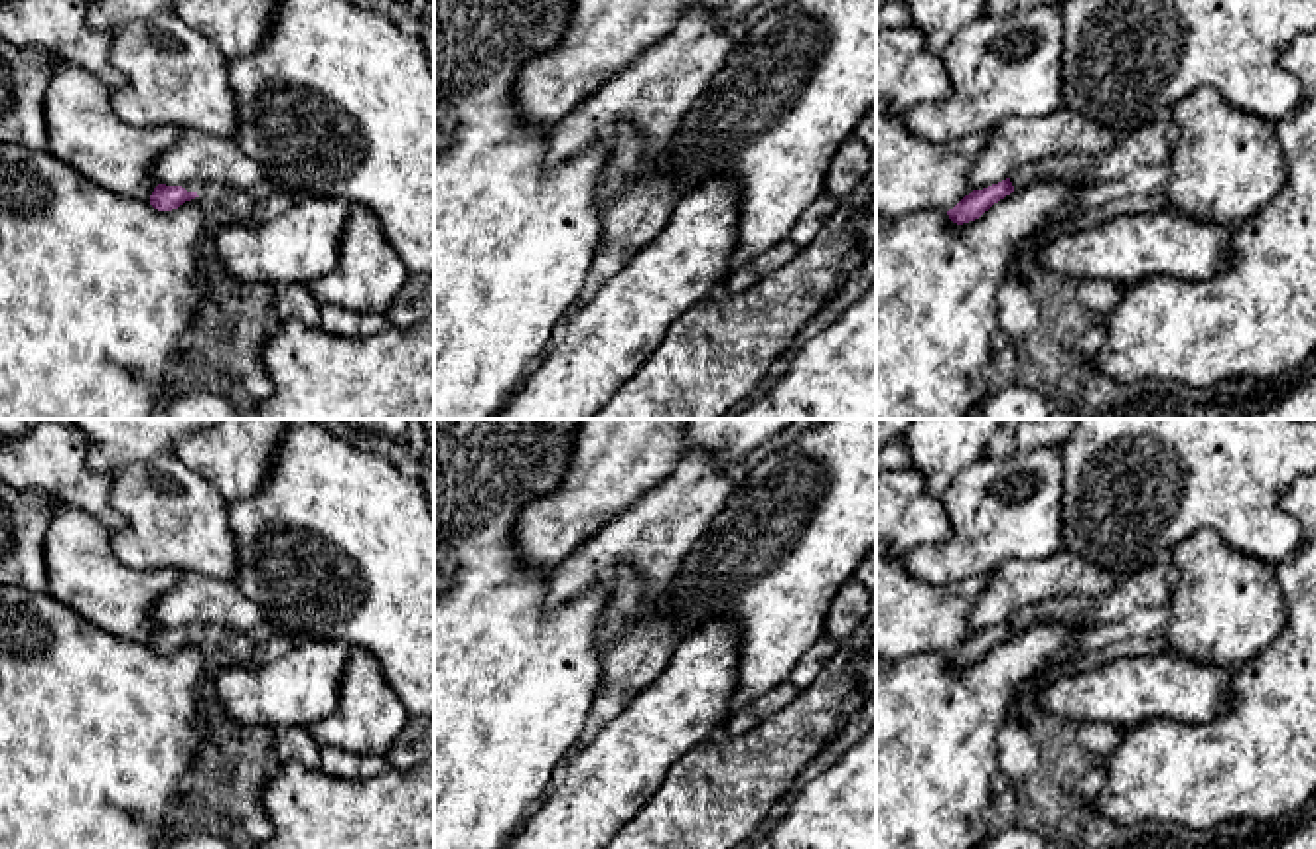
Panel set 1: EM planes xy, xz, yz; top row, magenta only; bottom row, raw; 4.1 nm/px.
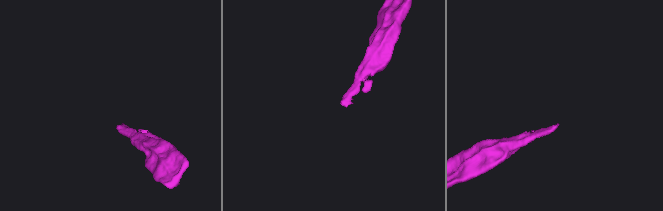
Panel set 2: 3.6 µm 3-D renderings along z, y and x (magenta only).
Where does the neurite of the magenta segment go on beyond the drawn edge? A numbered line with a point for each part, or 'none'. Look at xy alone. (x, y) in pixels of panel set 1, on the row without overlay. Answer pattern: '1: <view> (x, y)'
none

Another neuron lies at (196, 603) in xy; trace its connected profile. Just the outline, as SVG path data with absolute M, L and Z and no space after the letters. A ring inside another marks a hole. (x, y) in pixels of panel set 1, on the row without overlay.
M182 571L178 582L162 594L152 610L166 628L187 634L219 632L243 640L264 616L258 604L247 600L233 580Z

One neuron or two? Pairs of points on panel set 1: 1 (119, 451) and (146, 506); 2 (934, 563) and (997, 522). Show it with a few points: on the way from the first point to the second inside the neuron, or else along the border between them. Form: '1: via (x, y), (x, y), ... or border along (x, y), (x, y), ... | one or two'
1: border along (172, 453), (125, 464), (111, 476) | two
2: via (950, 561), (963, 555), (981, 538) | one

